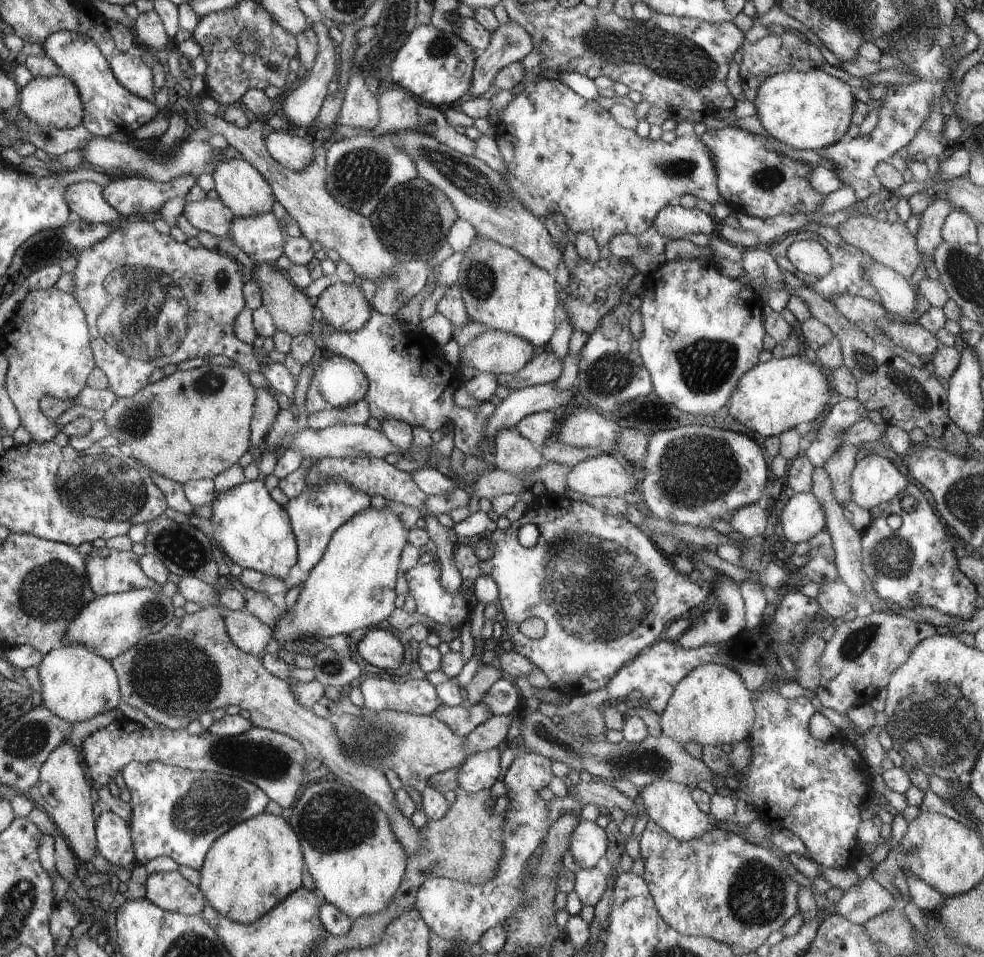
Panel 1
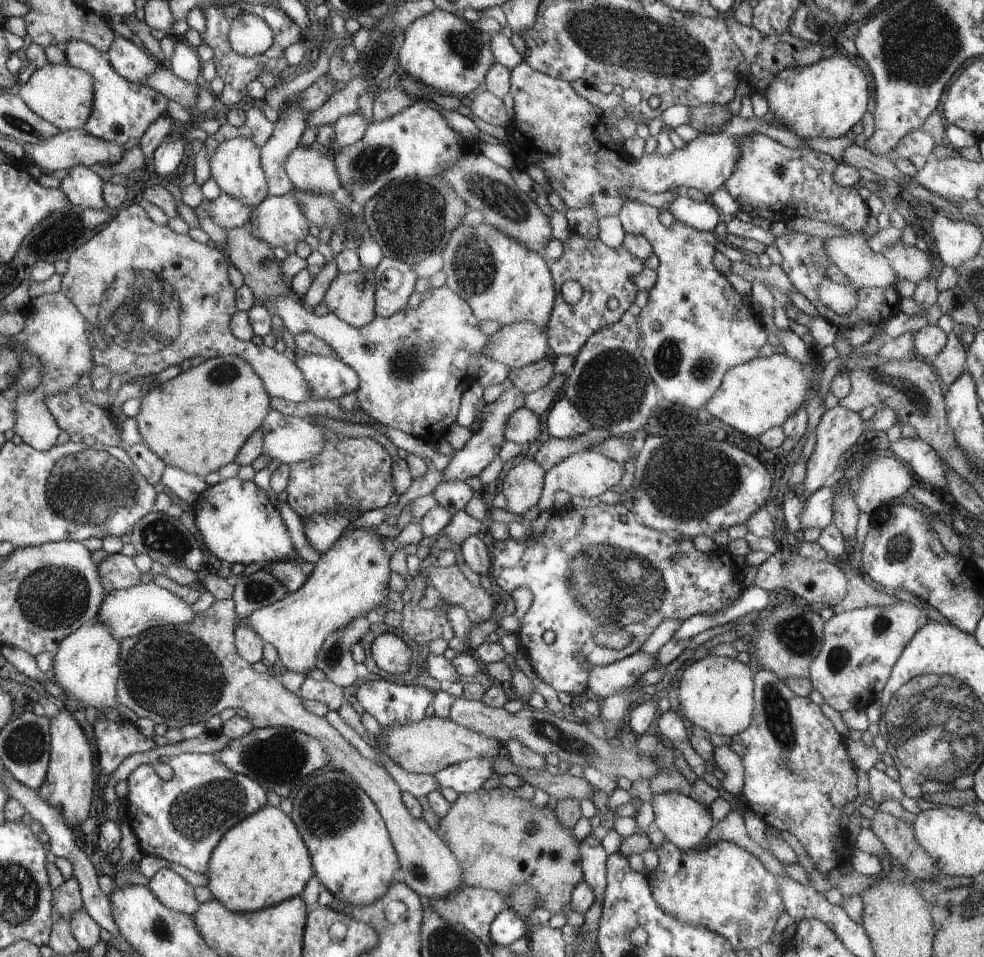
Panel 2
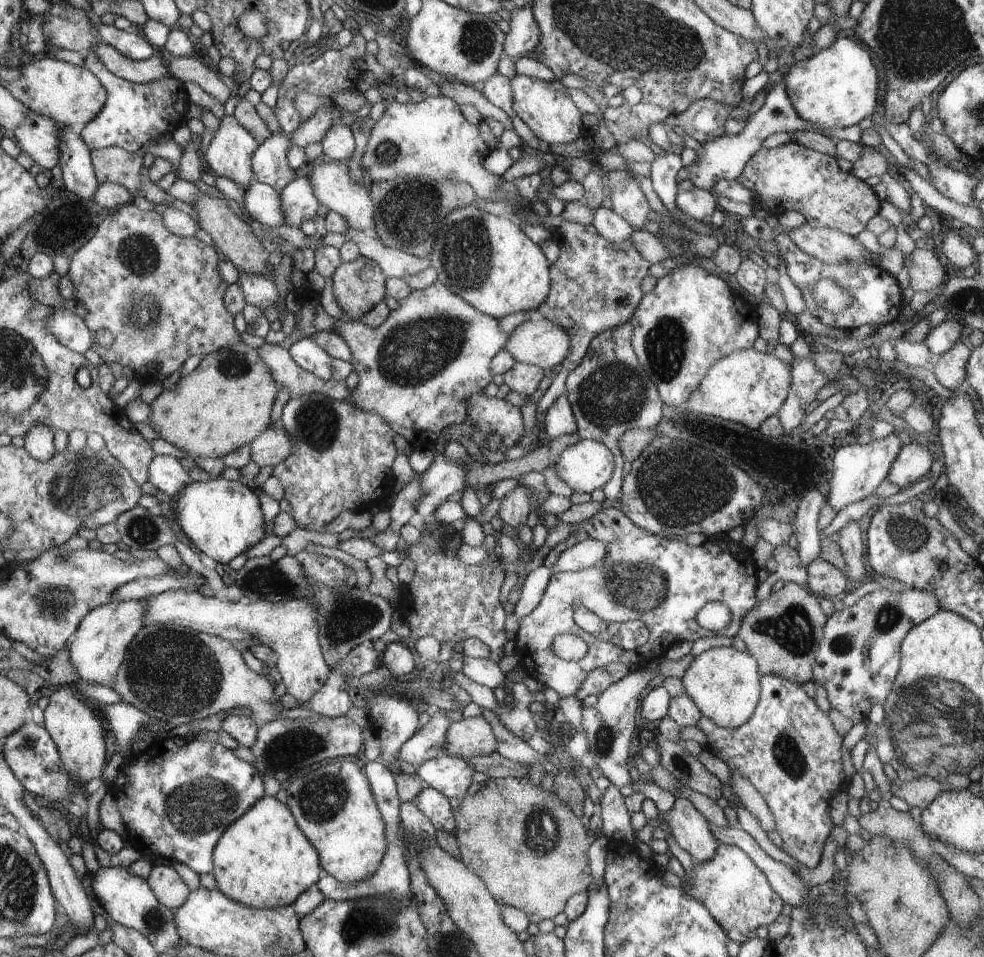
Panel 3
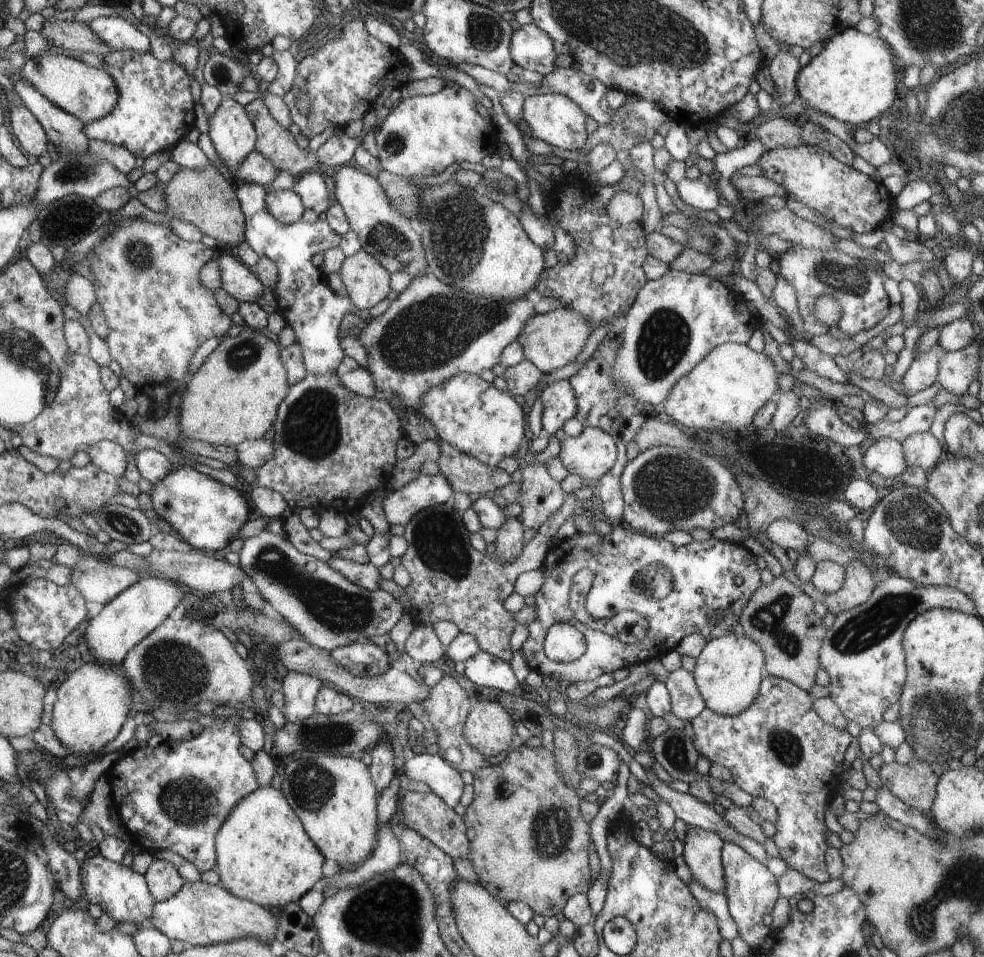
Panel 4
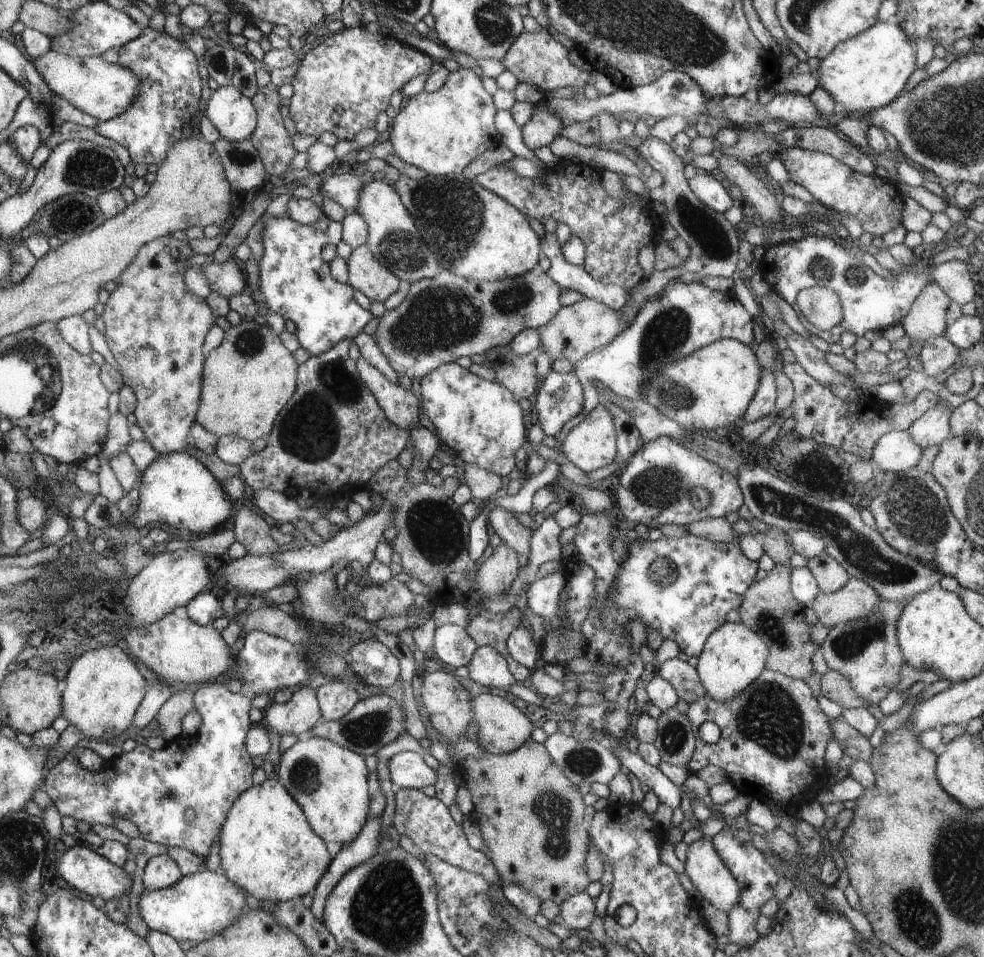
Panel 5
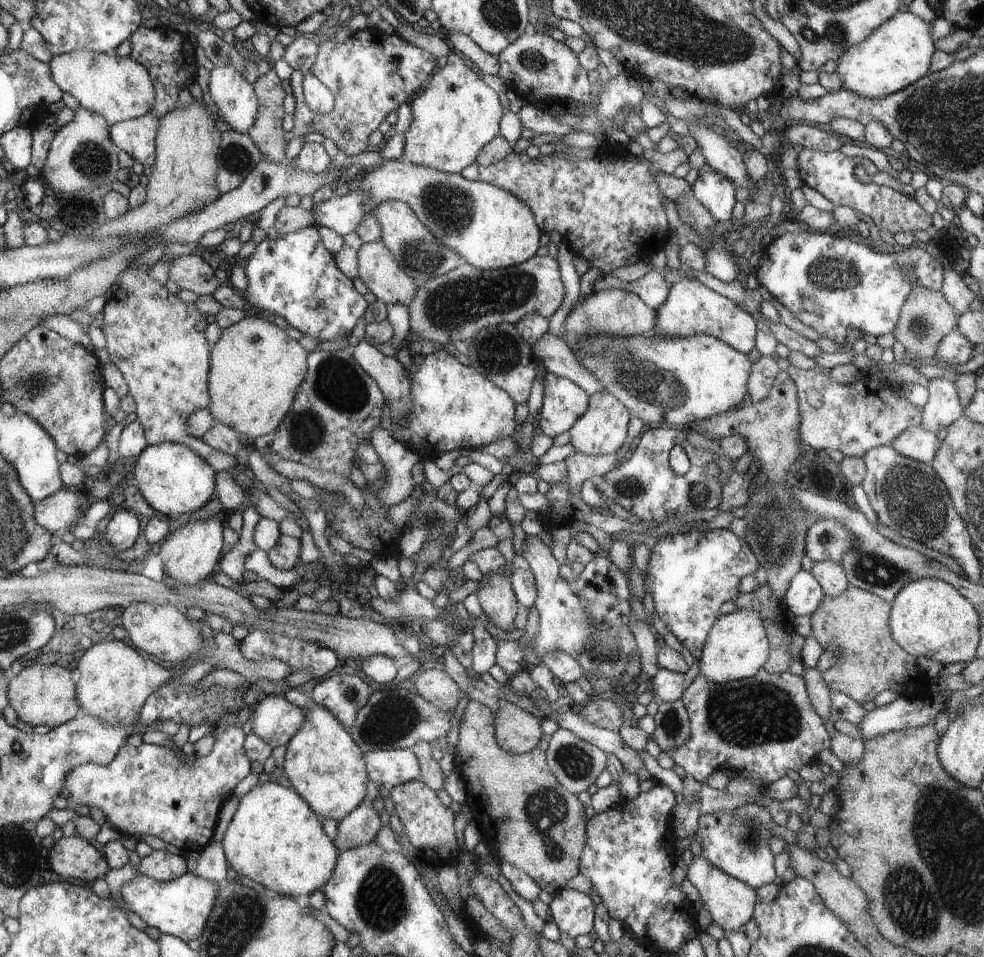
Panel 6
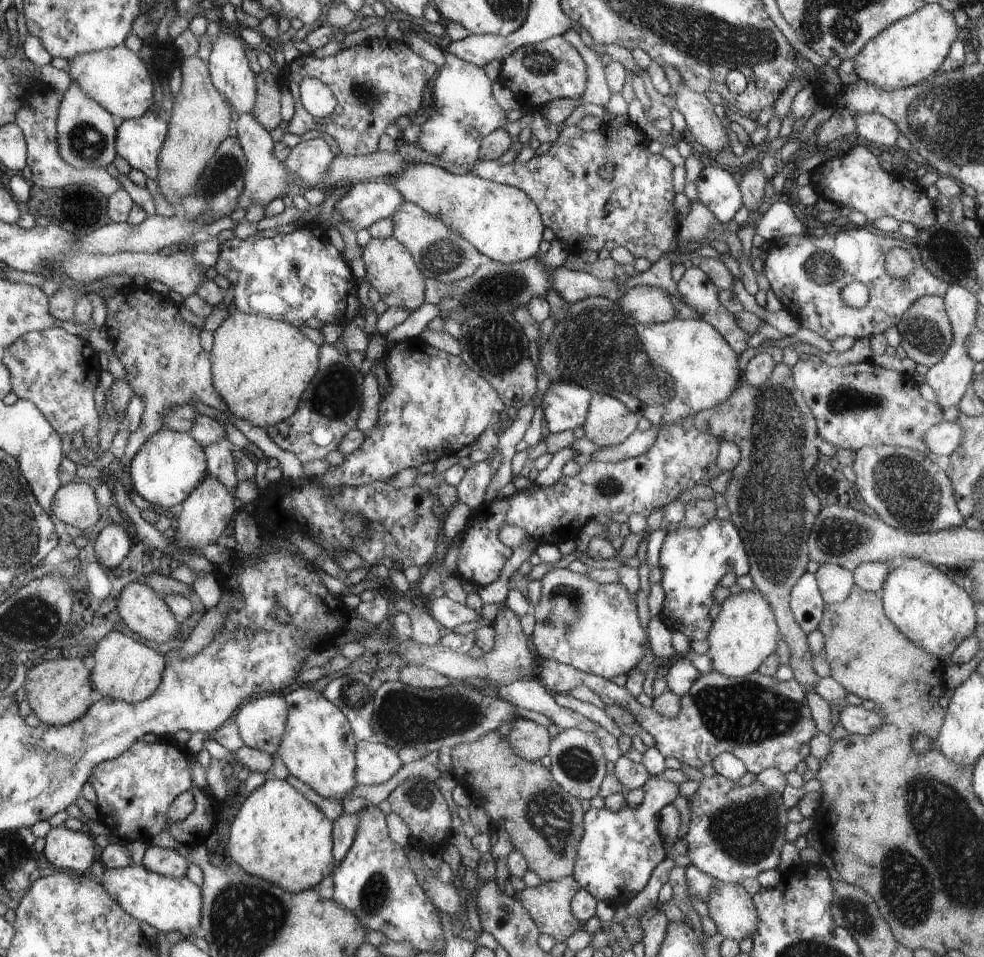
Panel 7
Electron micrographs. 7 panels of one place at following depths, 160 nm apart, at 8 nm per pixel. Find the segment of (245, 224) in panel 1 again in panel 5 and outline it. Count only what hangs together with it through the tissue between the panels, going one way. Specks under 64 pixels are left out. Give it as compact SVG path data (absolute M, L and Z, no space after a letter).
M355 166L351 172L323 178L322 185L317 192L326 198L332 198L347 212L356 211L359 206L359 198L362 197L363 186L371 180L370 171Z

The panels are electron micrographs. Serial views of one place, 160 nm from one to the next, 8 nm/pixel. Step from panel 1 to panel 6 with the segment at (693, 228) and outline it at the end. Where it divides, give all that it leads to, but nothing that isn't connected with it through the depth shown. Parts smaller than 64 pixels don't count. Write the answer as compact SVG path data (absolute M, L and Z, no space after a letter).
M704 171L691 186L693 195L719 222L731 222L736 200L736 184L722 174Z

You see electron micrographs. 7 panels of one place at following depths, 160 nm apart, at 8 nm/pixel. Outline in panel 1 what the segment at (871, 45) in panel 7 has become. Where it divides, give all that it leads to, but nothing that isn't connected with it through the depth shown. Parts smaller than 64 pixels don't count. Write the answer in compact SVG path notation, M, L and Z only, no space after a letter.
M814 66L809 71L789 70L767 78L759 86L753 103L762 128L774 140L784 142L786 146L789 144L798 150L810 148L810 150L819 152L845 138L848 127L851 125L853 106L856 102L854 94L855 89L850 85Z

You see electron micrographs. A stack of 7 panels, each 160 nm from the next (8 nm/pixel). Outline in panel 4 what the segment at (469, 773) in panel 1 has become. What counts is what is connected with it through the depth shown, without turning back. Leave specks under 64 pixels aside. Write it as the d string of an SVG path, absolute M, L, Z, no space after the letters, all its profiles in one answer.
M420 753L406 759L403 765L408 780L425 782L450 808L462 796L464 782L460 771L440 755Z

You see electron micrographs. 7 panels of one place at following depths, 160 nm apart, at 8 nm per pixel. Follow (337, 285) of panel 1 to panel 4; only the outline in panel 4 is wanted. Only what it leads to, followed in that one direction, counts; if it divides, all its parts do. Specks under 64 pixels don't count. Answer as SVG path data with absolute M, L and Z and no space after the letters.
M364 249L346 257L338 273L346 286L347 297L363 311L369 312L391 290L391 272Z

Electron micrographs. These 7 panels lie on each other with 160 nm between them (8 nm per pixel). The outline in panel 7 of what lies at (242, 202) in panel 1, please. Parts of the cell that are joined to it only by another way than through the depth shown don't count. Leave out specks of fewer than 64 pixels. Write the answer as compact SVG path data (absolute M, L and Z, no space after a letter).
M225 24L220 26L220 37L213 44L209 56L208 66L210 66L212 82L214 82L214 86L218 88L220 94L224 95L227 102L234 108L234 114L250 113L256 100L254 72L248 64L246 48L244 48L242 40L236 38L234 34L230 34L230 32L224 32L224 29L227 29Z

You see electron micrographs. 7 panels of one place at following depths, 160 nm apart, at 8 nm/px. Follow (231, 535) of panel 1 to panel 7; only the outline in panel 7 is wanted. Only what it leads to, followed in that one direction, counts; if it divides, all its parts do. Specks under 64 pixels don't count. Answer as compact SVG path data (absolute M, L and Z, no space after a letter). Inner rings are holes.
M164 427L154 437L150 438L132 458L126 473L129 486L132 486L132 490L142 496L144 500L148 500L150 504L168 510L172 506L186 501L191 496L191 492L206 478L207 456L204 456L204 451L200 442L189 432L180 433ZM110 524L106 526L98 538L96 538L96 556L98 562L104 566L114 566L120 564L122 558L128 556L130 546L133 546L128 532L120 524Z

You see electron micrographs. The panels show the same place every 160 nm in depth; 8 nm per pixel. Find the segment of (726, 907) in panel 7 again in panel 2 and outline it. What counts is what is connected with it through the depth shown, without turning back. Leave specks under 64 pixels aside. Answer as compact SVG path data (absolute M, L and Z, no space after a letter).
M668 791L655 794L650 803L653 806L655 816L653 828L661 830L666 840L680 850L687 851L698 848L716 824L712 815L709 815L709 810L703 804L690 798L690 795Z

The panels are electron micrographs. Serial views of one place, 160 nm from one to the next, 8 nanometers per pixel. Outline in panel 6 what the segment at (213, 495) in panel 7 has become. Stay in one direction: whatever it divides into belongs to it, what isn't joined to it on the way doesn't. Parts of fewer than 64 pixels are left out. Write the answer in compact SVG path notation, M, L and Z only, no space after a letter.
M214 516L207 520L189 522L171 533L158 550L163 560L164 576L170 576L177 583L193 587L199 582L209 580L222 556L222 526Z

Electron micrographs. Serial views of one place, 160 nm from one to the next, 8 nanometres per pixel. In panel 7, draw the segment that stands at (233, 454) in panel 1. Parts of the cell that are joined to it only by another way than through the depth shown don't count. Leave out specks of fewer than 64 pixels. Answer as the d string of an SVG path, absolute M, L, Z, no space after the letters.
M232 307L228 318L213 332L213 336L213 347L209 352L214 363L213 384L226 403L226 408L238 419L246 420L253 428L262 431L291 418L312 378L318 373L321 352L318 346L310 342L292 323L266 315L246 314Z

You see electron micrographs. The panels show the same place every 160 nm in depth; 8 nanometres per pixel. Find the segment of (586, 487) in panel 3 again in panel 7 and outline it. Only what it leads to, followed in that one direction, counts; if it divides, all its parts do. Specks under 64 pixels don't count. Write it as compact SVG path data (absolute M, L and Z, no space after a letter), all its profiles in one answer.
M592 393L584 422L584 438L600 449L620 445L635 431L639 418L611 395Z

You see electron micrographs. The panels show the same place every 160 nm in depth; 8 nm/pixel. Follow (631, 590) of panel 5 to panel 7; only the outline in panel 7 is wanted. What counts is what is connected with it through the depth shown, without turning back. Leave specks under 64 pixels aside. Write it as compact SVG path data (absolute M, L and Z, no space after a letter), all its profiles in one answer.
M717 517L702 528L688 528L682 523L669 530L658 564L664 576L661 584L666 594L662 621L670 631L682 632L691 642L708 637L713 626L709 614L714 603L712 594L722 577L733 572L740 577L748 575L750 571L748 554L736 526L729 520L719 520Z

